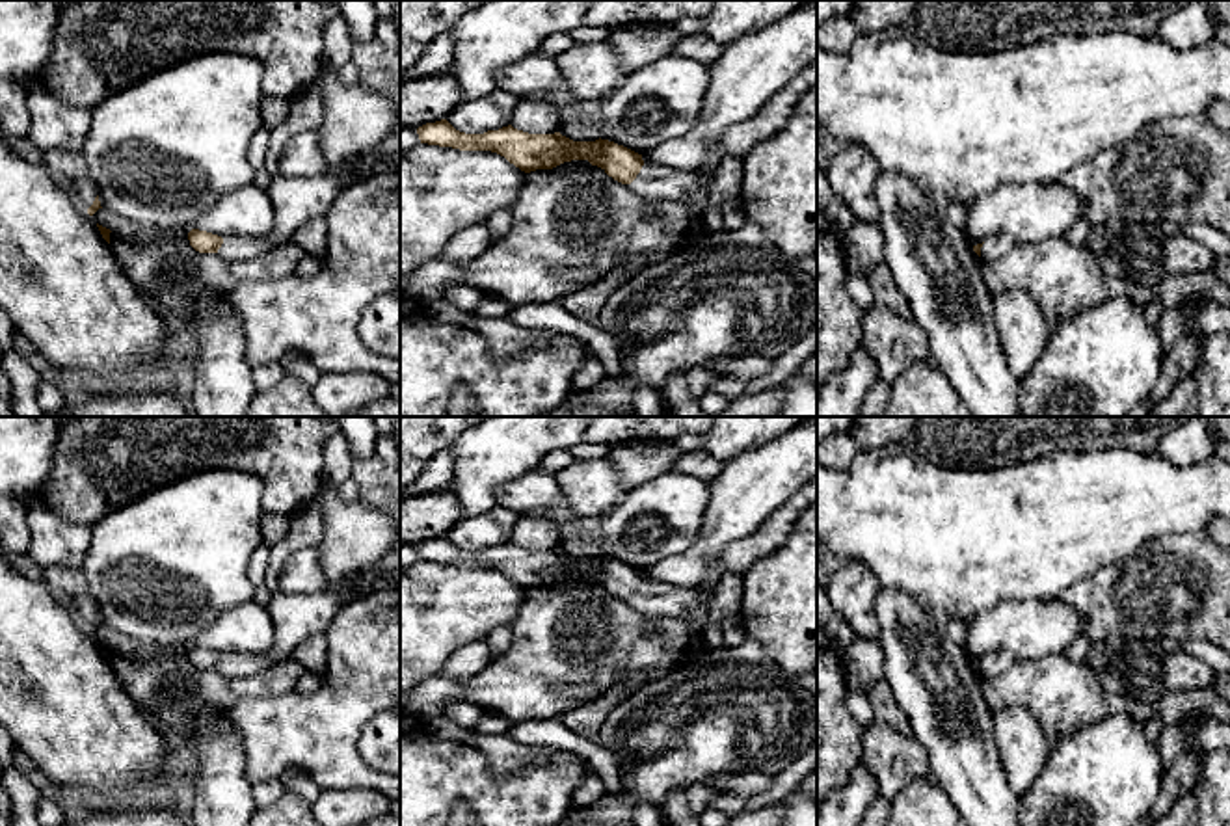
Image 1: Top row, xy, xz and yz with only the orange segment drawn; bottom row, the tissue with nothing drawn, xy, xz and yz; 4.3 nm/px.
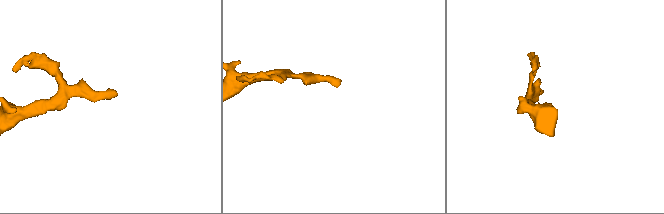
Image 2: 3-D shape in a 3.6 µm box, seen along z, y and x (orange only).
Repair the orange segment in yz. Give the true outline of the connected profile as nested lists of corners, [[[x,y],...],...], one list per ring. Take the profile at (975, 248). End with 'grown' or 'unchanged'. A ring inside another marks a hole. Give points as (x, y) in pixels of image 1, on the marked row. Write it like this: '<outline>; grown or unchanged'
[[[1001,233],[986,240],[984,244],[973,246],[973,251],[983,259],[983,260],[994,260],[1003,257],[1014,244],[1016,240],[1009,233]]]; grown

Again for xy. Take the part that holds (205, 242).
[[[389,136],[374,149],[361,154],[354,167],[341,173],[320,173],[314,177],[274,177],[266,190],[275,210],[275,229],[268,238],[247,236],[221,238],[218,234],[192,229],[190,246],[199,253],[218,253],[236,262],[264,255],[283,244],[305,223],[322,221],[341,188],[357,177],[400,171],[400,138]]]; grown

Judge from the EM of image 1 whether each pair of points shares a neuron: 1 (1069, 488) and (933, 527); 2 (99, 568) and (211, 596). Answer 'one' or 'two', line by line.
1: one
2: one

